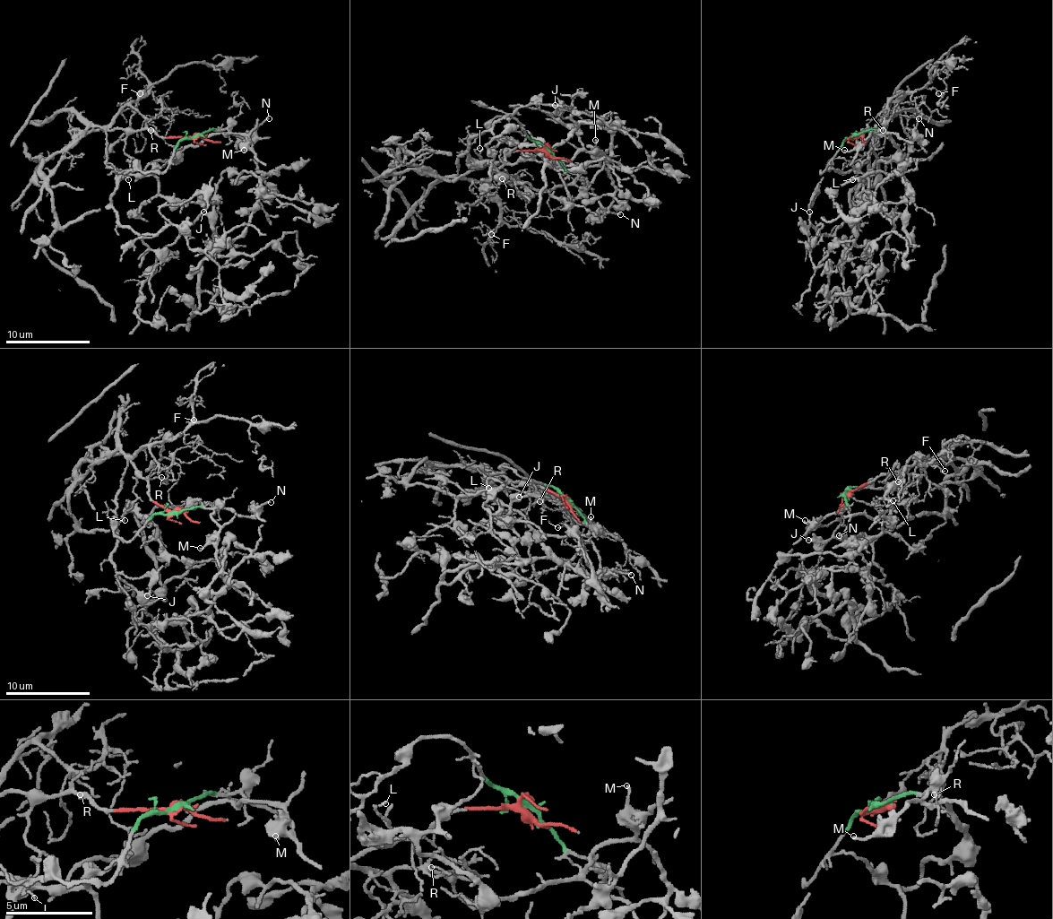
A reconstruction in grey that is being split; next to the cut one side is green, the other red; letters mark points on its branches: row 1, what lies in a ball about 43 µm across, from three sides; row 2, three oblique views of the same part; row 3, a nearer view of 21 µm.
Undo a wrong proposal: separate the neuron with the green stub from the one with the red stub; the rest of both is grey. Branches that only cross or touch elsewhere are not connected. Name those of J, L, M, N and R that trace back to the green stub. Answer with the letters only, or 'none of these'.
J, M, N

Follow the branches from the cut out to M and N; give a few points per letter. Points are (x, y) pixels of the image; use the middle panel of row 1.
M: (548, 150), (576, 175), (599, 162), (595, 139)
N: (548, 150), (573, 181), (589, 192), (599, 206), (621, 214)

